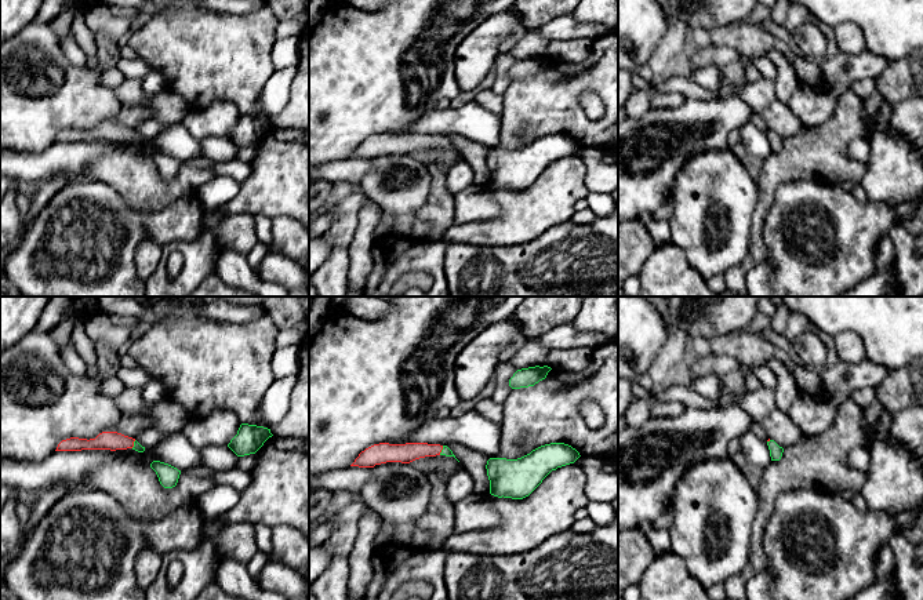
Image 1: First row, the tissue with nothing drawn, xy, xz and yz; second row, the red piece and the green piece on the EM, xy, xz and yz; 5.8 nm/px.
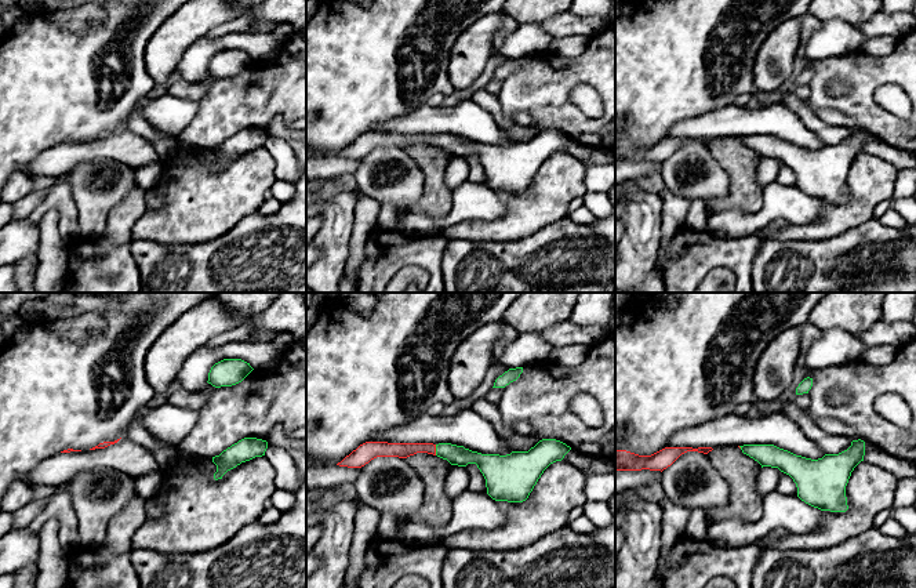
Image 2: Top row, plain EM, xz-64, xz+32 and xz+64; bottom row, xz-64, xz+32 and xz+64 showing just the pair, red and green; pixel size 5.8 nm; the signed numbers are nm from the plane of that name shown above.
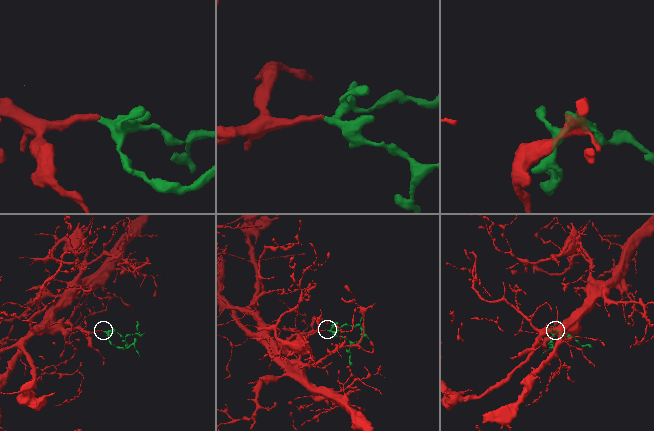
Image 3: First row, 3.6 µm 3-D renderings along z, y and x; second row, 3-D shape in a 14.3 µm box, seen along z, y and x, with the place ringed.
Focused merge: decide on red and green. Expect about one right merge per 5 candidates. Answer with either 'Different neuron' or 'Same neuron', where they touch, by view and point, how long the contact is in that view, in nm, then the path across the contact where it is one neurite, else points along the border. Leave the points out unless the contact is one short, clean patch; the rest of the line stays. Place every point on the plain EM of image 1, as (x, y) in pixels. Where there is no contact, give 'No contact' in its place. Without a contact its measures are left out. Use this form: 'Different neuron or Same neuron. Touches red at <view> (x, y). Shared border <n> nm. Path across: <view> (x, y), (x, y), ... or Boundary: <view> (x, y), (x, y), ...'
Same neuron. Touches red at xz (442, 140). Shared border 60 nm. Path across: xz (407, 144), (442, 140), (446, 142)

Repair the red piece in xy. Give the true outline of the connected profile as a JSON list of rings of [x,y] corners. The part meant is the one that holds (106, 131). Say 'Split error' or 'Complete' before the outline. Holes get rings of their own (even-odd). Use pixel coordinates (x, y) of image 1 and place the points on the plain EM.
Split error. [[[102,123],[95,130],[79,130],[70,128],[62,131],[55,142],[81,142],[81,141],[127,141],[132,139],[138,143],[143,143],[142,138],[135,130],[124,127],[117,123]]]

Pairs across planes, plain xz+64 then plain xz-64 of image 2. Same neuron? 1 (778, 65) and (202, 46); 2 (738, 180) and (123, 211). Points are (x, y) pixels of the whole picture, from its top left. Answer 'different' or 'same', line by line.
1: different
2: same

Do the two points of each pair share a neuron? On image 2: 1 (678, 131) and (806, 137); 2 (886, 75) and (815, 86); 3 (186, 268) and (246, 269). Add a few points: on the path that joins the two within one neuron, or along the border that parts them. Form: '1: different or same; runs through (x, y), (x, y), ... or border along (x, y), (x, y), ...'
1: same; runs through (709, 126), (718, 123), (774, 123)
2: same; runs through (868, 73), (833, 73)
3: same; runs through (202, 269), (231, 269)

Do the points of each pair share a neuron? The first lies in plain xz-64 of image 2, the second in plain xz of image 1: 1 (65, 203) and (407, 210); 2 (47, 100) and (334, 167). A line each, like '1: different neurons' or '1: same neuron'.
1: different neurons
2: different neurons

